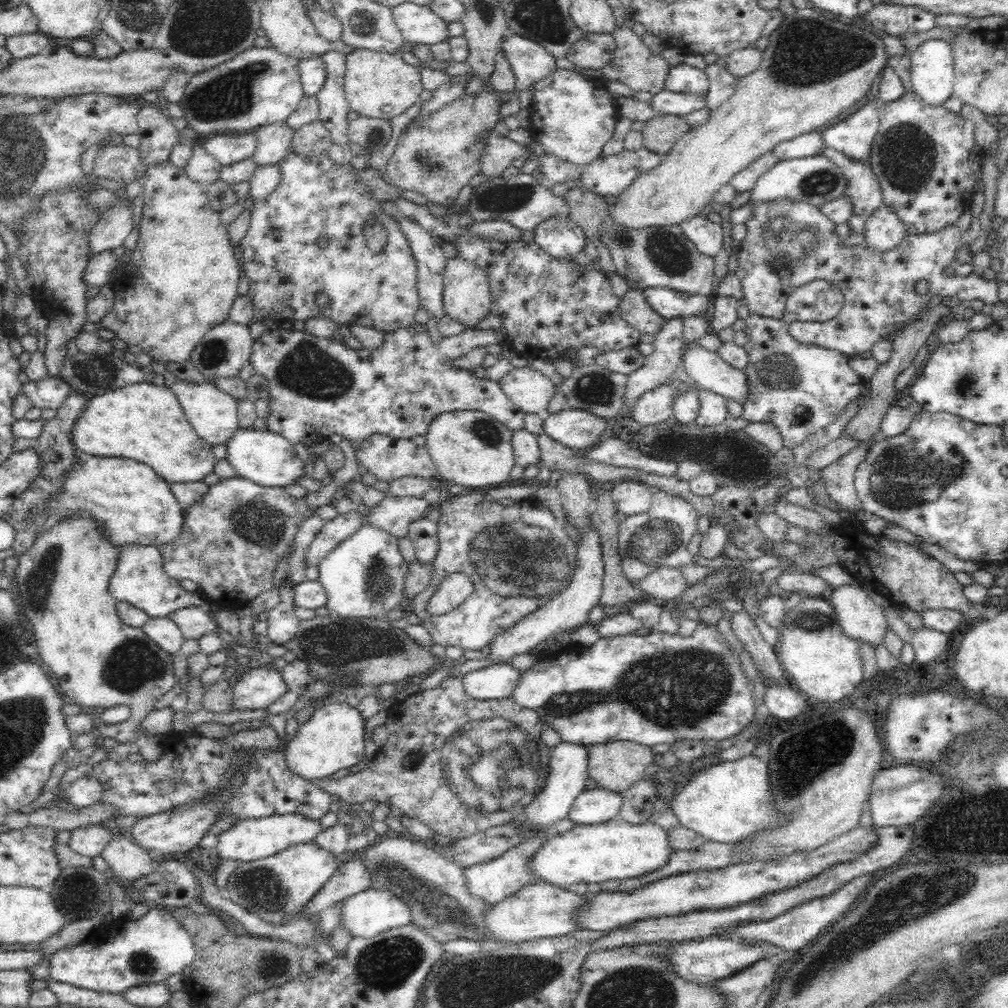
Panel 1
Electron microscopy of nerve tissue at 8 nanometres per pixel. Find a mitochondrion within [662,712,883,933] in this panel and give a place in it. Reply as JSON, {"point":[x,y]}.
{"point":[793,774]}

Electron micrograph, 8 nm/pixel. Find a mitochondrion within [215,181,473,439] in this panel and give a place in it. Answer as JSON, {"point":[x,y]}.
{"point":[308,369]}

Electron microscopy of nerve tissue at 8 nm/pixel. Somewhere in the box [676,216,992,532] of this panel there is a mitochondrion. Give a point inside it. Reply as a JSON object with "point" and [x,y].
{"point":[903,476]}

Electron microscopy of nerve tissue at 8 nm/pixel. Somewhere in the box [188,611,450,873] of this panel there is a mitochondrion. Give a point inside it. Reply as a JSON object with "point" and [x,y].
{"point":[340,645]}

